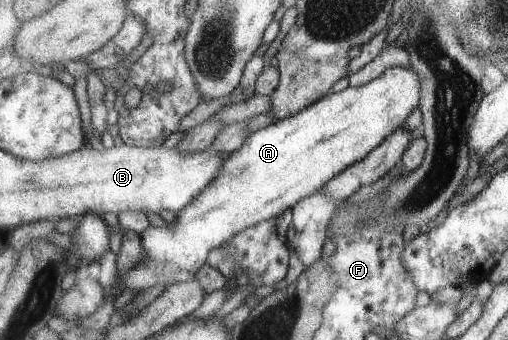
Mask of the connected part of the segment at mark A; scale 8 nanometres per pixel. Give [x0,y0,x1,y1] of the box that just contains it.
[106,65,422,296]

